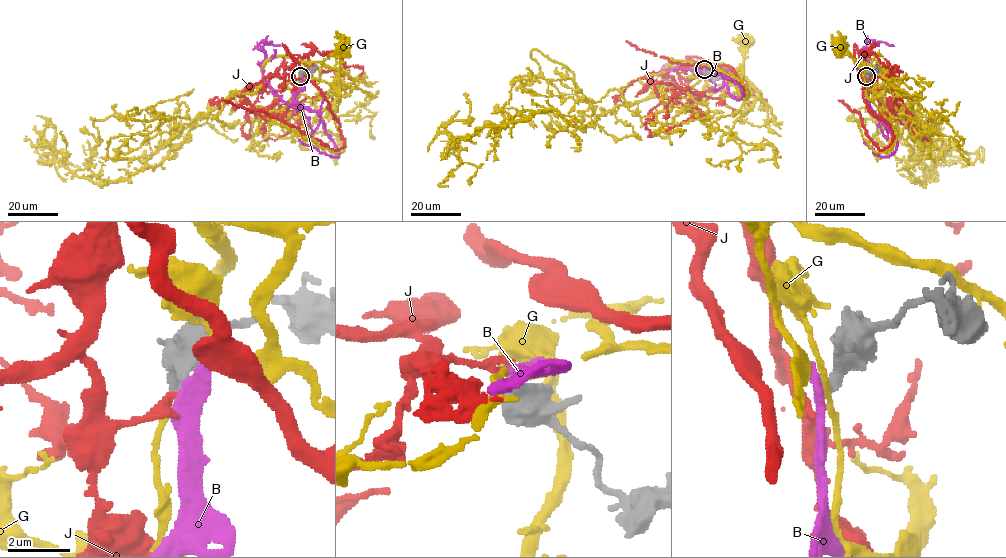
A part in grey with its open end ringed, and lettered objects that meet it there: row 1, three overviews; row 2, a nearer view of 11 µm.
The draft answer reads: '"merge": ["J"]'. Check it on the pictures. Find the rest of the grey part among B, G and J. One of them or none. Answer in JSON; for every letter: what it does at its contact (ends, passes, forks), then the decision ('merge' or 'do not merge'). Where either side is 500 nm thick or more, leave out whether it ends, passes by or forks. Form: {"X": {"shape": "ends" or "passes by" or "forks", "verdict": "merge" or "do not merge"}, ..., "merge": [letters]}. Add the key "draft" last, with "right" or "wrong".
{"B": {"shape": "passes by", "verdict": "do not merge"}, "G": {"shape": "passes by", "verdict": "do not merge"}, "J": {"shape": "passes by", "verdict": "merge"}, "merge": ["J"], "draft": "right"}

